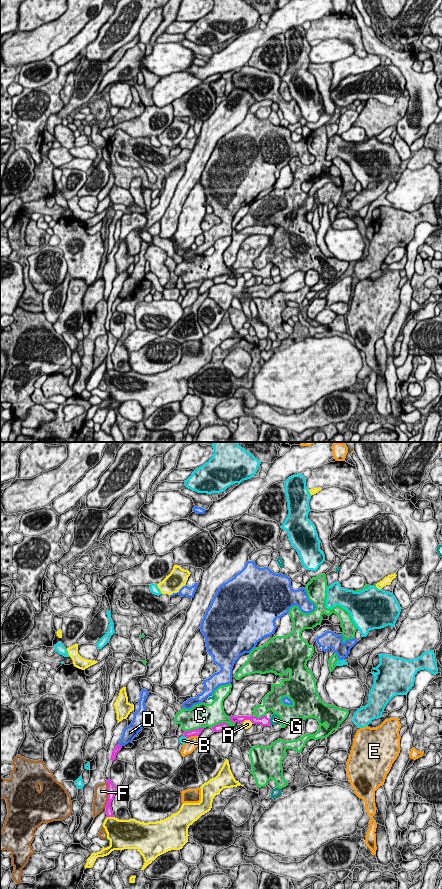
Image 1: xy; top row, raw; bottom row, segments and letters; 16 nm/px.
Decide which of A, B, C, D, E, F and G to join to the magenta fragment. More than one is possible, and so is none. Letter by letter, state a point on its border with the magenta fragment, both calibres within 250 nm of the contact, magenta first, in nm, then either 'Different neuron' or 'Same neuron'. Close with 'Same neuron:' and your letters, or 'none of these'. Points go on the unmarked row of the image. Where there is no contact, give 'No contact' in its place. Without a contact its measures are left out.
A: Touches magenta at xy (248, 271). Thickness 140 nm (magenta) against 130 nm. Different neuron
B: Touches magenta at xy (186, 288). Thickness 120 nm (magenta) against 100 nm. Different neuron
C: Touches magenta at xy (195, 281). Thickness 120 nm (magenta) against 380 nm. Different neuron
D: Touches magenta at xy (119, 297). Thickness 90 nm (magenta) against 220 nm. Different neuron
E: Touches magenta at xy (193, 287). Thickness 120 nm (magenta) against 200 nm. Different neuron
F: Touches magenta at xy (108, 346). Thickness 160 nm (magenta) against 220 nm. Different neuron
G: Touches magenta at xy (270, 274). Thickness 160 nm (magenta) against 140 nm. Different neuron
Same neuron: none of these

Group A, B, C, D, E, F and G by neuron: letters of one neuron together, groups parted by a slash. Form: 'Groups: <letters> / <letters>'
Groups: A / B / C / D / E / F / G

